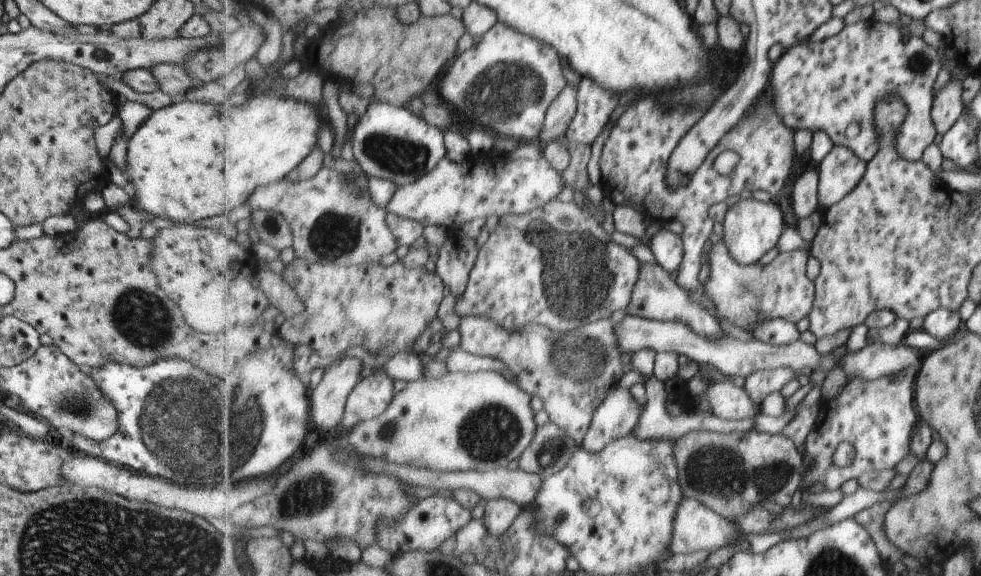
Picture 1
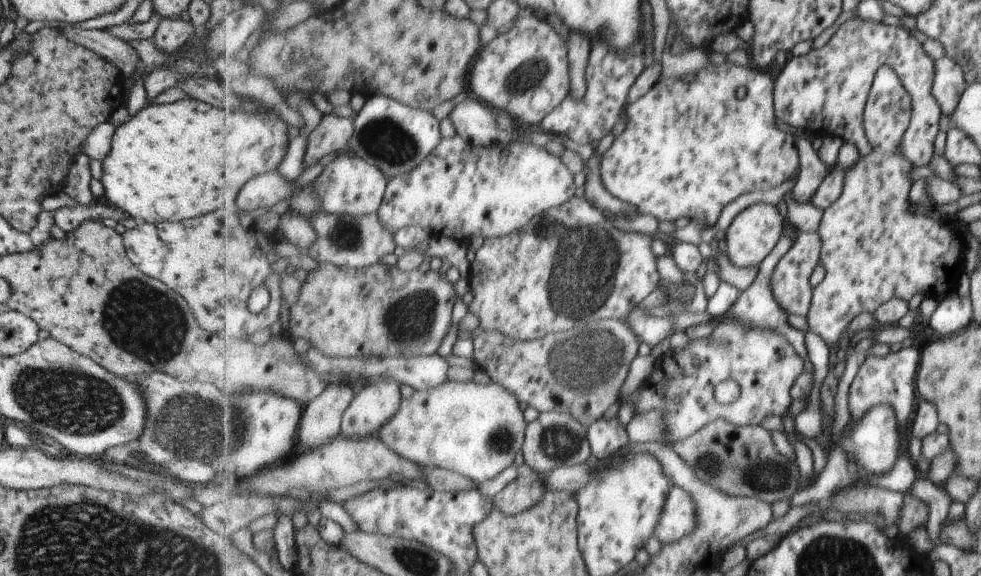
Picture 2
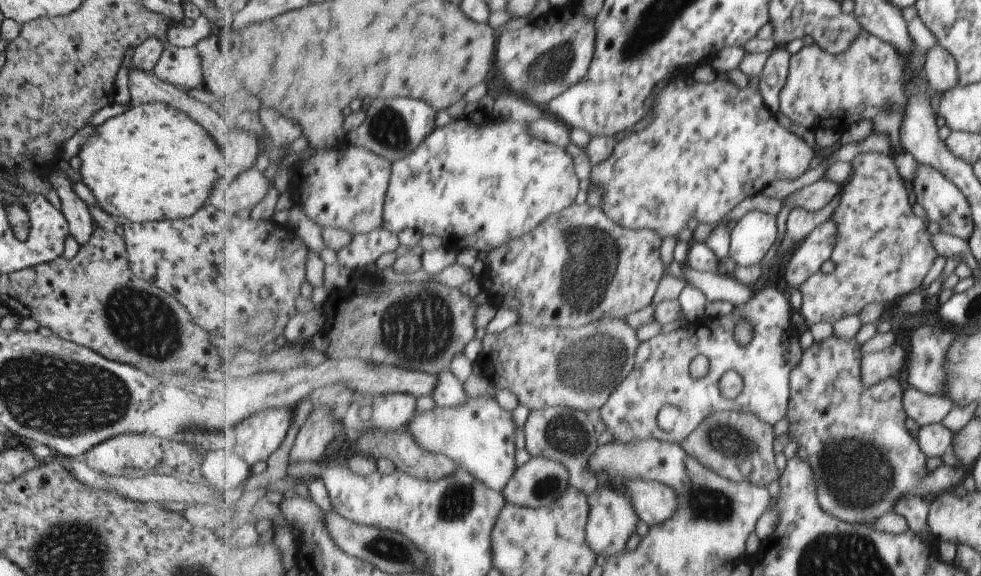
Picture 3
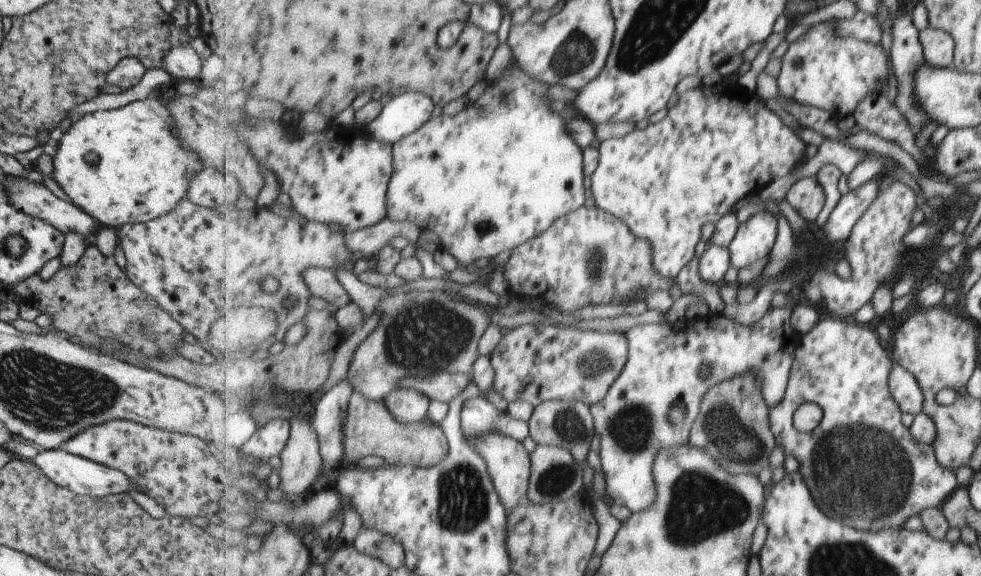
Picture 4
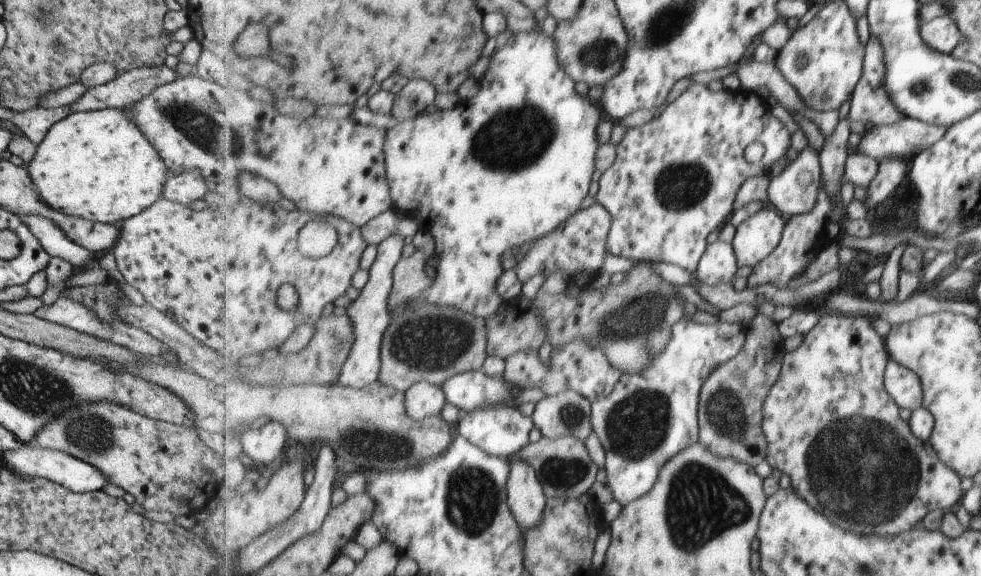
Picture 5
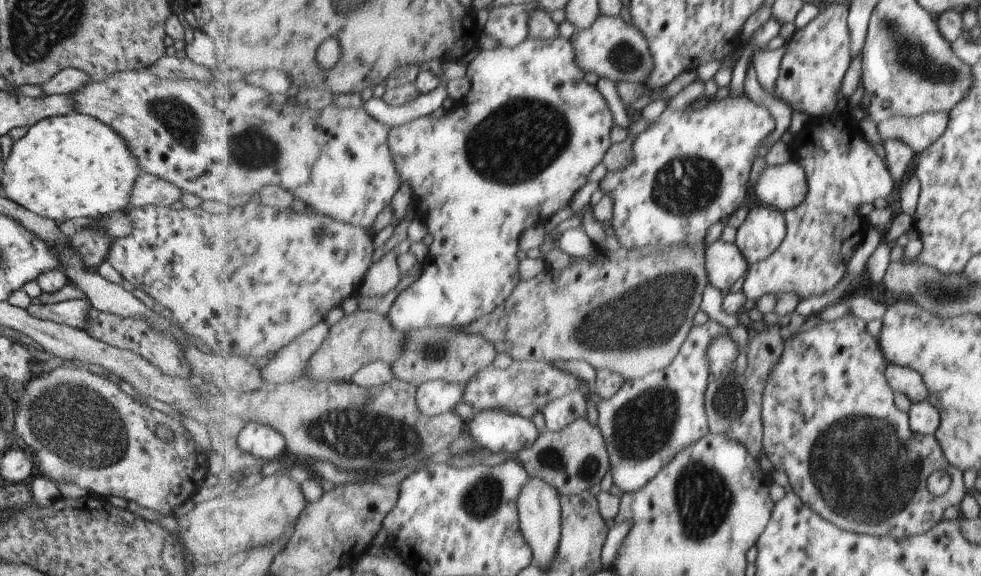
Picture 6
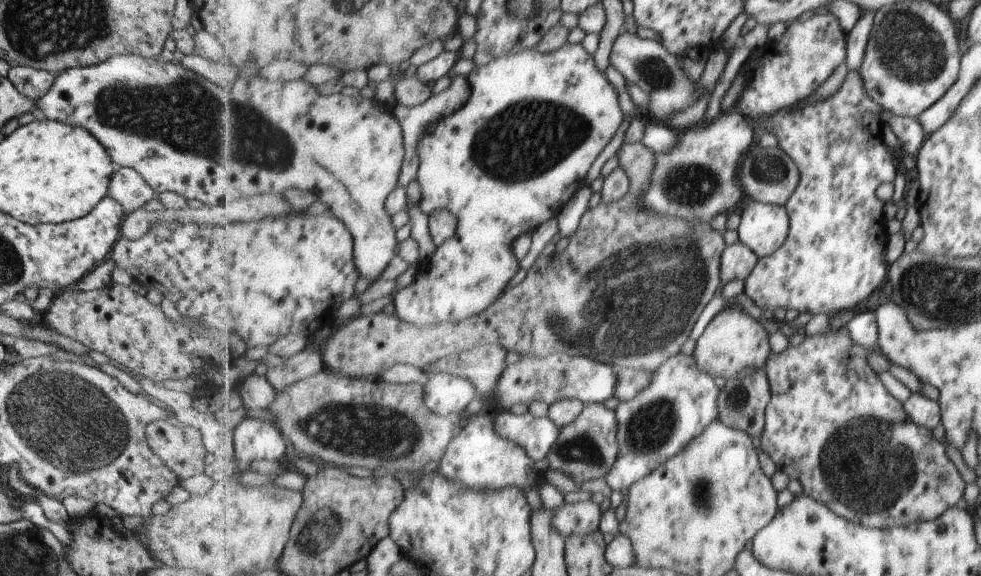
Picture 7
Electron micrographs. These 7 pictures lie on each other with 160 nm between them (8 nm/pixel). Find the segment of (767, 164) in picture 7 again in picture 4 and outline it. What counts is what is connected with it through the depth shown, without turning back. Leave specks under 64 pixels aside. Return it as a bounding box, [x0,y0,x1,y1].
[786,177,826,222]

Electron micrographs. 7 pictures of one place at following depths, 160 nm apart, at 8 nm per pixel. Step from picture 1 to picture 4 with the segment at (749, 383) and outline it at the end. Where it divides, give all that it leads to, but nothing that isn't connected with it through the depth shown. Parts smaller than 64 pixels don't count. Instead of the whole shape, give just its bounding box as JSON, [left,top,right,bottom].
[591,306,803,513]

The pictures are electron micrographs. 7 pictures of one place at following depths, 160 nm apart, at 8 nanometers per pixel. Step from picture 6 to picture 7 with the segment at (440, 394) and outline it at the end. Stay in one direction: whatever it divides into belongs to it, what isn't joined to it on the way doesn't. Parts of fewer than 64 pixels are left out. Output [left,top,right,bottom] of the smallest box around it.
[425,372,479,415]

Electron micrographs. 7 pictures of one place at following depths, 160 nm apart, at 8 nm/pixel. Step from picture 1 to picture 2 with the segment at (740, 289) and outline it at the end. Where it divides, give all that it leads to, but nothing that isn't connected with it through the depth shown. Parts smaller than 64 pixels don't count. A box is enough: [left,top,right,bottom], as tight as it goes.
[772,233,823,317]

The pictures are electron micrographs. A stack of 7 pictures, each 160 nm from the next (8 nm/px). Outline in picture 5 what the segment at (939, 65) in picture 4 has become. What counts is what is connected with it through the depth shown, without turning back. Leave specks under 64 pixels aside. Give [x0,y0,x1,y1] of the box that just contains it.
[920,15,961,55]

